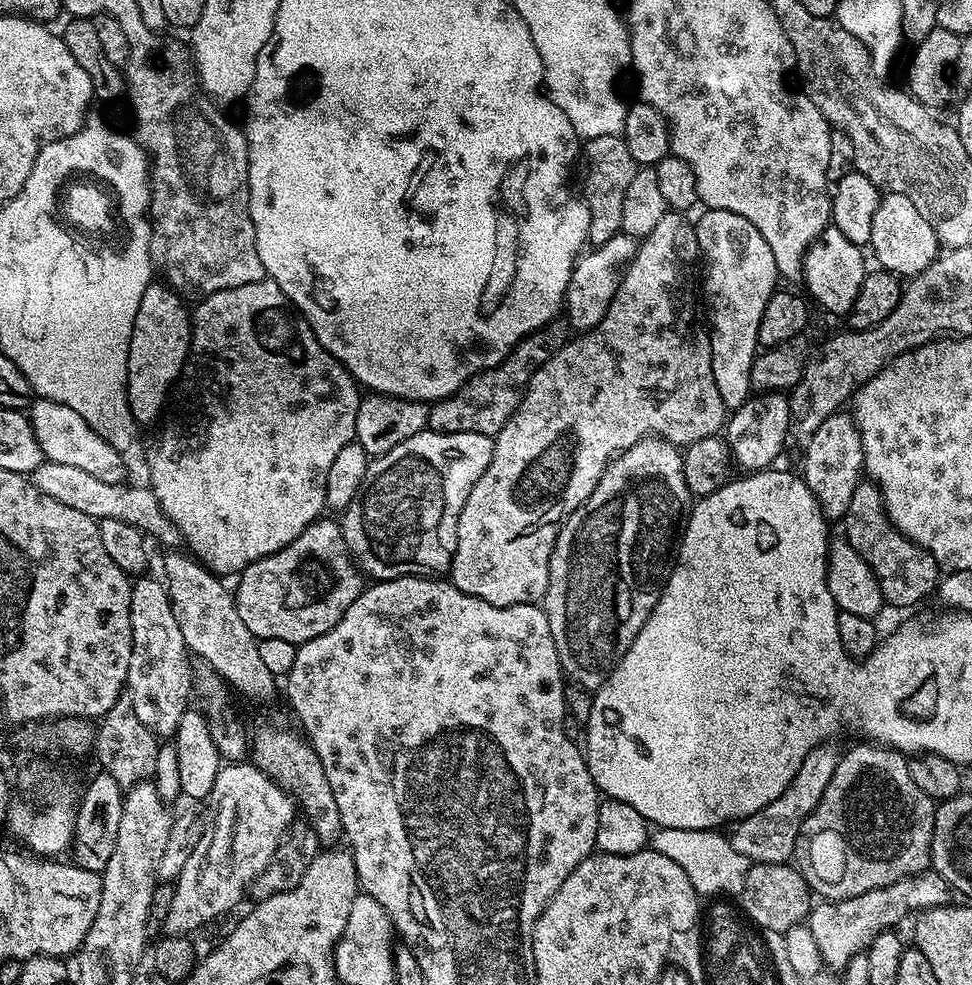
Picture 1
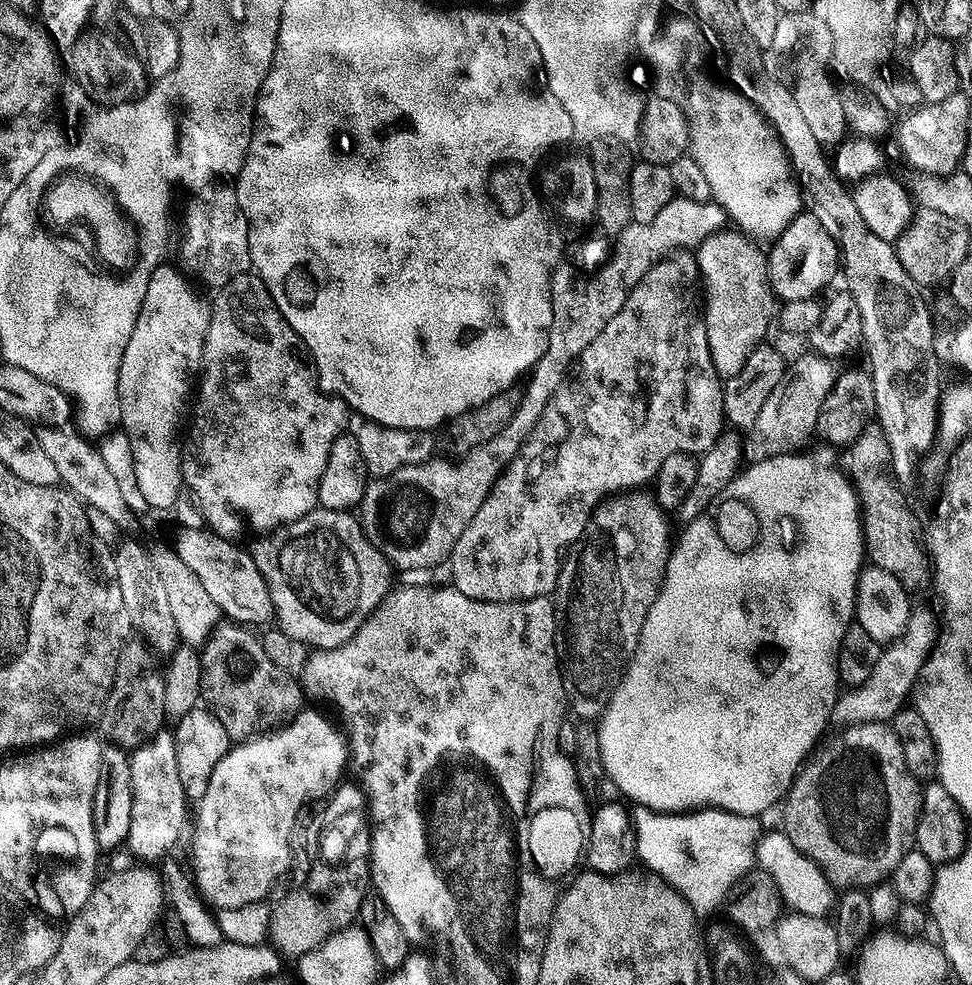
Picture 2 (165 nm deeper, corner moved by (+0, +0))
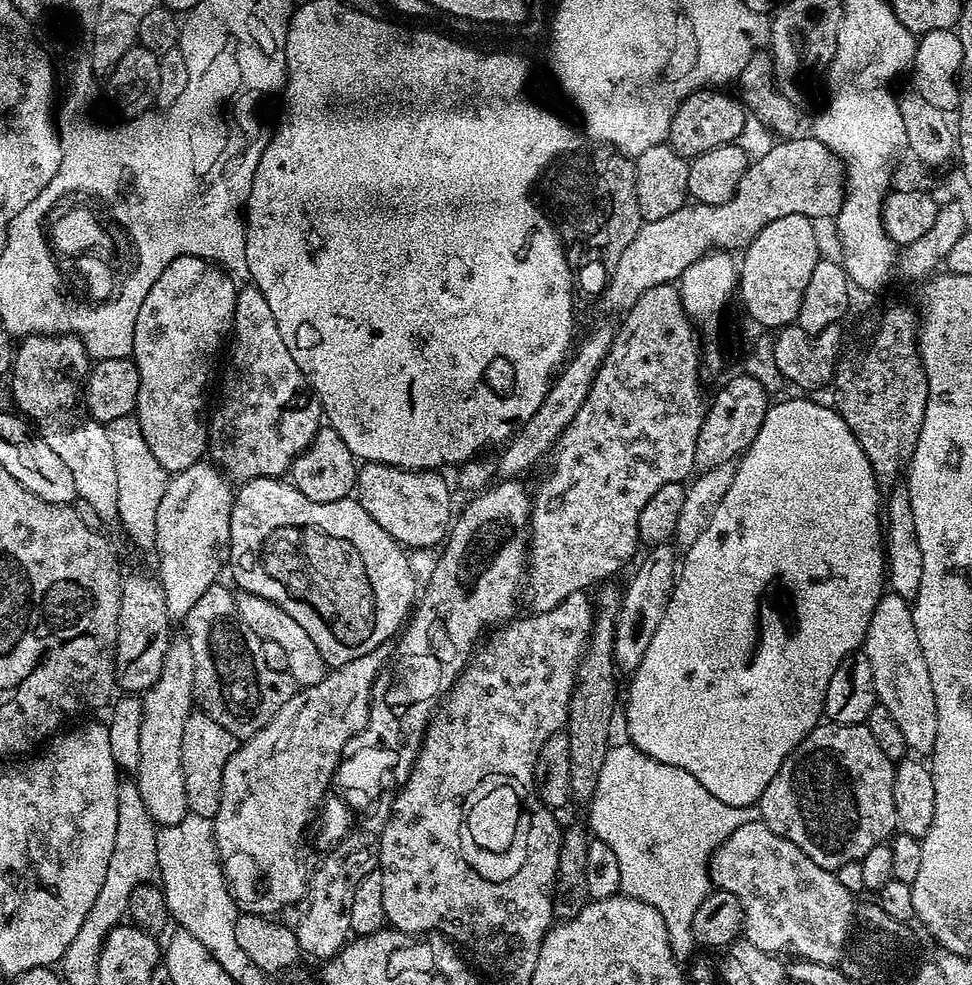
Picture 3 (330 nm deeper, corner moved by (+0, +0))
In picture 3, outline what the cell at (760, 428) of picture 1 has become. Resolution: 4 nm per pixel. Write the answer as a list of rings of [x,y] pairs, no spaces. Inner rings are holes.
[[[671,543],[653,544],[647,549],[644,557],[639,557],[640,565],[633,572],[624,588],[624,597],[620,600],[620,609],[614,612],[614,629],[612,645],[616,667],[621,673],[631,674],[636,671],[646,650],[650,650],[650,638],[654,638],[654,630],[658,630],[658,622],[662,622],[664,611],[672,588],[676,585],[678,575],[678,552]]]

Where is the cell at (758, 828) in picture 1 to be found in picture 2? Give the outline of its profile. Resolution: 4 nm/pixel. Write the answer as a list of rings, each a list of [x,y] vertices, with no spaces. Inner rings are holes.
[[[913,607],[912,617],[908,620],[906,630],[899,639],[881,651],[871,678],[862,686],[845,691],[845,696],[843,693],[837,699],[836,708],[832,712],[832,720],[835,723],[844,724],[843,726],[851,726],[875,724],[895,717],[902,708],[900,700],[907,698],[912,683],[919,678],[920,671],[922,673],[925,671],[926,661],[937,644],[938,624],[936,628],[935,614],[928,608]]]

